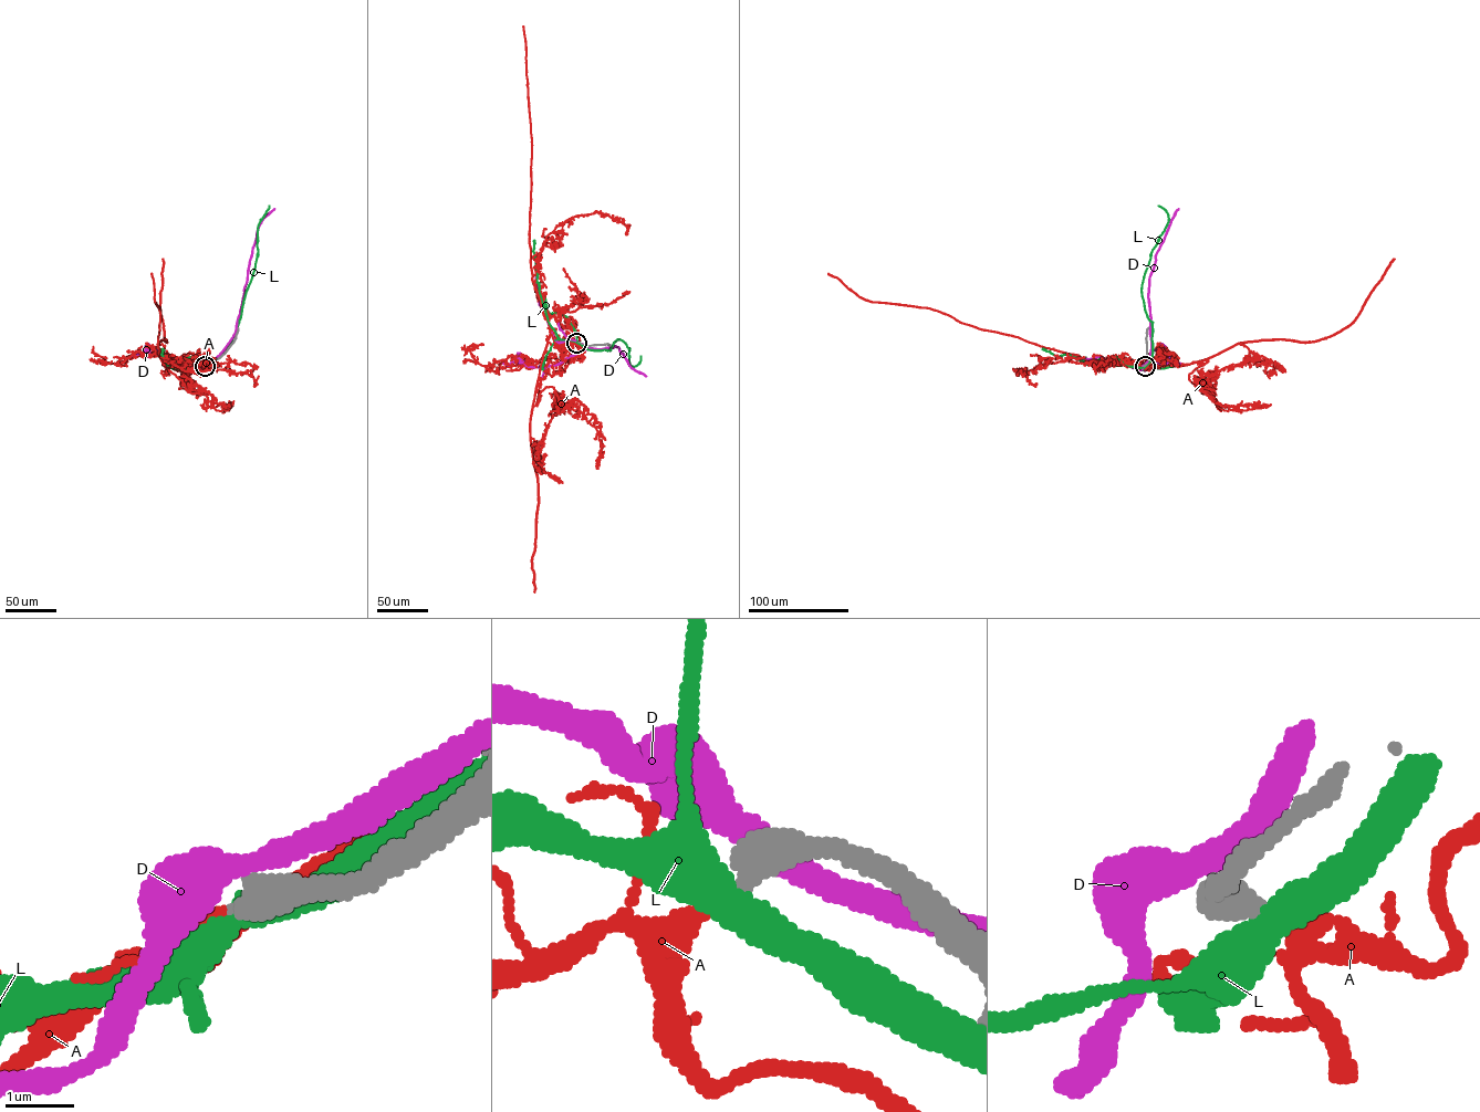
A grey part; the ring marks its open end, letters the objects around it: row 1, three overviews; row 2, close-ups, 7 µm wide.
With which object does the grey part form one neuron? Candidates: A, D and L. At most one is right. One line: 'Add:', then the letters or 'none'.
Add: A

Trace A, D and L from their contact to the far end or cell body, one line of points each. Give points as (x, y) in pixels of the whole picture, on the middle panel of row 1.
A: (576, 343), (551, 345), (548, 342), (549, 322), (532, 280), (529, 242), (532, 138), (523, 27)
D: (577, 342), (593, 348), (618, 347), (629, 366), (646, 376)
L: (577, 343), (587, 348), (607, 350), (619, 339), (629, 349), (629, 364), (634, 366), (641, 356)

